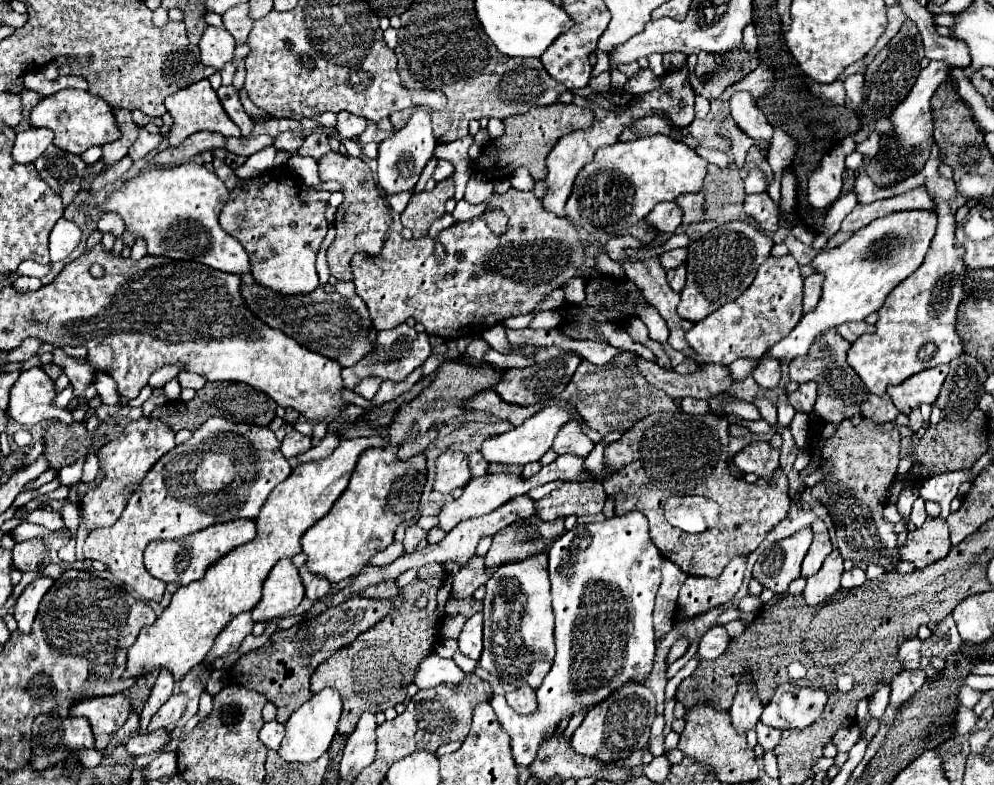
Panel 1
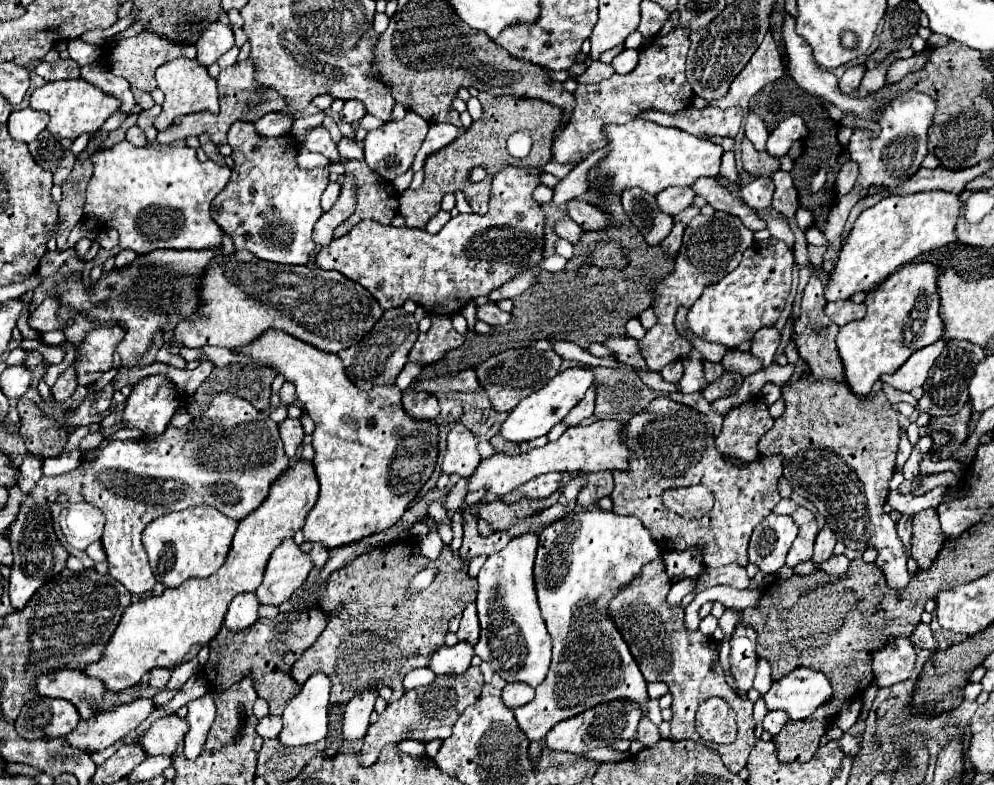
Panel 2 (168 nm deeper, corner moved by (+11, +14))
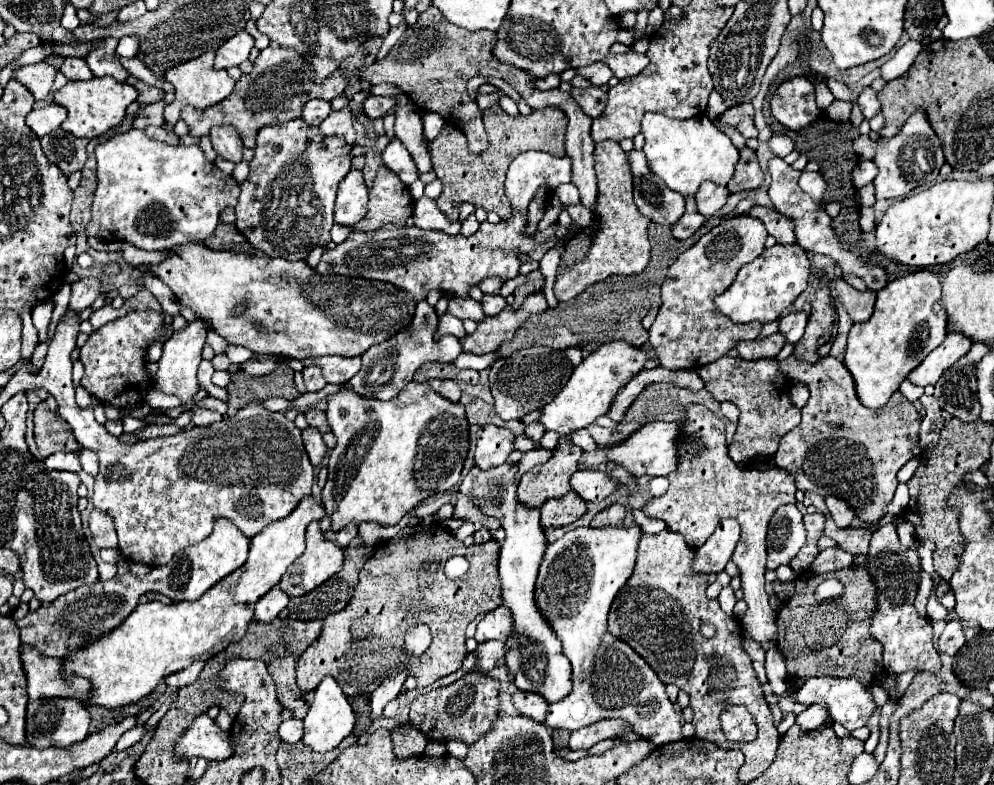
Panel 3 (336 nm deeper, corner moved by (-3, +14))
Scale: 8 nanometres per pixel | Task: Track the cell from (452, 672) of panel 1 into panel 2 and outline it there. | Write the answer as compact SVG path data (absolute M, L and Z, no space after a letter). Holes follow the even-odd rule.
M458 642L456 646L442 646L434 652L428 668L436 674L464 674L474 658L474 646L468 642Z

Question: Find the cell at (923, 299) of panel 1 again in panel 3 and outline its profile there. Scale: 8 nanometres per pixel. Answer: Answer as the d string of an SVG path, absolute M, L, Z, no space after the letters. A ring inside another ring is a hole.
M930 270L906 274L878 292L872 318L850 328L844 354L844 364L854 376L858 398L866 408L882 408L898 390L900 382L944 342L946 320L940 298L940 278Z

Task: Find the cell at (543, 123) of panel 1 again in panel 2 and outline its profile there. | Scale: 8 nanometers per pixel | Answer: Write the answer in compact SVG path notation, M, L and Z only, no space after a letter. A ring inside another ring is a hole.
M480 92L478 100L482 104L482 118L474 120L472 126L458 136L454 142L444 146L442 150L430 154L424 162L424 184L418 190L406 190L400 196L400 214L406 218L406 226L410 228L424 228L432 216L440 210L440 200L444 194L460 190L466 196L466 202L472 206L474 212L486 214L488 212L488 194L490 188L488 180L482 180L480 184L468 182L468 172L472 166L484 166L488 174L494 174L494 170L502 170L506 164L520 164L520 160L514 160L506 150L506 140L510 134L518 130L528 130L532 136L532 150L524 158L524 166L546 166L552 158L552 140L554 132L562 120L562 112L554 104L546 104L542 100L514 100L508 96L492 96L488 92Z

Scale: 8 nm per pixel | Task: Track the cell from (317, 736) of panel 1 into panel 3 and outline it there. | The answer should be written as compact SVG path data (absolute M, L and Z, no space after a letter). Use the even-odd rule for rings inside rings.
M326 676L320 682L320 686L314 690L314 694L316 694L314 702L312 702L312 706L310 706L310 710L308 710L306 718L304 718L302 742L306 746L310 746L314 752L322 752L324 754L324 752L334 750L352 732L356 718L354 718L354 712L352 712L348 700L346 700L342 688L336 684L334 678Z

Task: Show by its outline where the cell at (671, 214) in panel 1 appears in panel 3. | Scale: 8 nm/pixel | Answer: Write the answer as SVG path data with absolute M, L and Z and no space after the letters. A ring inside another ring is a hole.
M704 182L700 184L698 192L694 194L696 200L696 208L702 216L712 216L716 210L720 210L726 204L728 198L728 188L724 186L716 186L714 182Z

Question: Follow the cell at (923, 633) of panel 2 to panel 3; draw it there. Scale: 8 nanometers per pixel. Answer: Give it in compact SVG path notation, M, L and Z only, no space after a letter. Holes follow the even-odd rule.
M948 622L944 632L938 638L938 650L944 654L954 656L960 648L964 646L964 632L962 632L962 624L960 622Z

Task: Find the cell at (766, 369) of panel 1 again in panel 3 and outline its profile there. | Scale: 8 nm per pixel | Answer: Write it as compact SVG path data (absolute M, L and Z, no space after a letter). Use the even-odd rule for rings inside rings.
M790 312L778 320L778 332L788 344L796 344L804 336L808 316L804 312Z

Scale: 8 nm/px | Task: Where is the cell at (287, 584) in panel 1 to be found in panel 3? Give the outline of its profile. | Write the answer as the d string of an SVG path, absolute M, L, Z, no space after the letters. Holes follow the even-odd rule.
M310 522L306 530L306 550L286 570L280 580L280 588L288 596L302 596L336 574L342 568L342 562L342 548L336 548L336 544L324 540L318 522Z

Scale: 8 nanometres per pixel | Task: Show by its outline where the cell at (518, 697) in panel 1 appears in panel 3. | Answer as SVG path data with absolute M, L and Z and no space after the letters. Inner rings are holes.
M518 690L512 696L512 704L518 710L518 714L528 716L528 718L538 720L538 722L544 722L544 716L546 716L546 710L548 710L548 702L542 696Z

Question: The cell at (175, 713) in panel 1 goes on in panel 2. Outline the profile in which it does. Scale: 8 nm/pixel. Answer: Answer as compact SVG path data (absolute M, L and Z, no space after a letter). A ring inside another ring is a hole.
M138 698L116 710L98 712L90 720L80 720L76 730L66 736L66 742L88 754L100 752L132 732L144 718L150 716L152 710L154 704L150 698Z

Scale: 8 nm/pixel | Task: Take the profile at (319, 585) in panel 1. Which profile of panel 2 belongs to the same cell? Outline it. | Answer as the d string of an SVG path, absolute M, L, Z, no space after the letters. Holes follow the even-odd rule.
M312 544L308 556L314 560L316 568L322 568L326 564L326 560L328 560L328 548L324 548L322 544Z

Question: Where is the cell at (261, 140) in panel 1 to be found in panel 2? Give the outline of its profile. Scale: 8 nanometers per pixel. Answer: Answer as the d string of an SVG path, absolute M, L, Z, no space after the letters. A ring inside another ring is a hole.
M274 112L274 114L266 114L260 122L256 122L256 130L264 136L284 136L290 134L292 130L292 122L294 118L290 114L284 112Z

